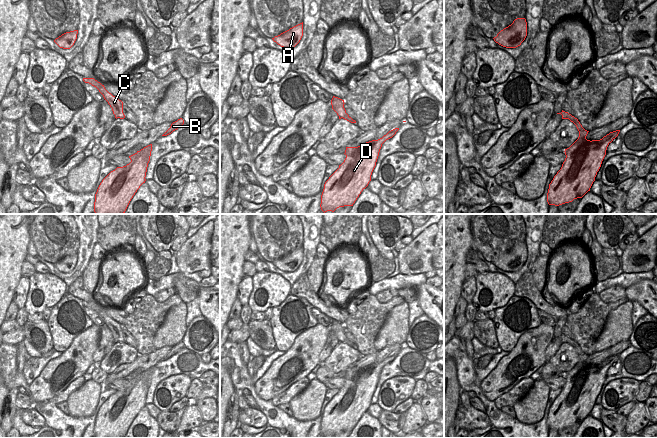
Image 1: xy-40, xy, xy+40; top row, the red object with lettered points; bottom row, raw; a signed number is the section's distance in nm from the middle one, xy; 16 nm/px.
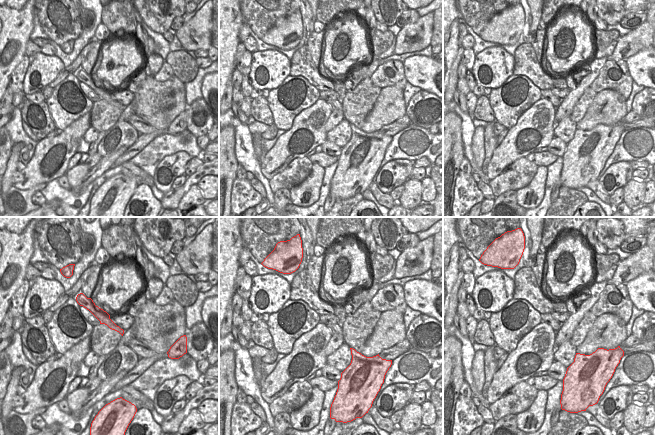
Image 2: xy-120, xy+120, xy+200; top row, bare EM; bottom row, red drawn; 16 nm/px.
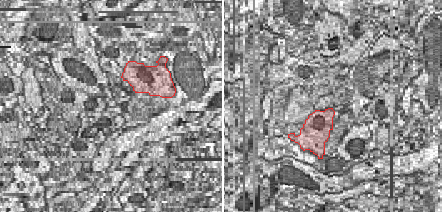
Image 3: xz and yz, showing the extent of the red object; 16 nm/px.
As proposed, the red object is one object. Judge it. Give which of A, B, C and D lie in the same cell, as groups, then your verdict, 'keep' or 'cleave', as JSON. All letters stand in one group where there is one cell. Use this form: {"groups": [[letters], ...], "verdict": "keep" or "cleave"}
{"groups": [["A", "B", "C", "D"]], "verdict": "keep"}

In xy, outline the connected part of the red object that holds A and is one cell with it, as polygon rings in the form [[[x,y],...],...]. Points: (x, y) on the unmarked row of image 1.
[[[303,246],[289,254],[275,260],[273,263],[278,269],[284,272],[294,272],[303,260]]]

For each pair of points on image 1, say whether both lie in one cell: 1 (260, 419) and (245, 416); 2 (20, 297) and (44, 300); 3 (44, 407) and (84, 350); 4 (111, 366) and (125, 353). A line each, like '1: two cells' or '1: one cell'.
1: one cell
2: two cells
3: two cells
4: one cell

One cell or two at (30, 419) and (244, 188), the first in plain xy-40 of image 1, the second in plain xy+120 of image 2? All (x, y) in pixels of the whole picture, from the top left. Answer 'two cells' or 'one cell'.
one cell

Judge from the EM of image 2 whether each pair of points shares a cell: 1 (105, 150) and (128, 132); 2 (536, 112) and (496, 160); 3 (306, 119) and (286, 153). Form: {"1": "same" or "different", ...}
{"1": "same", "2": "same", "3": "same"}

